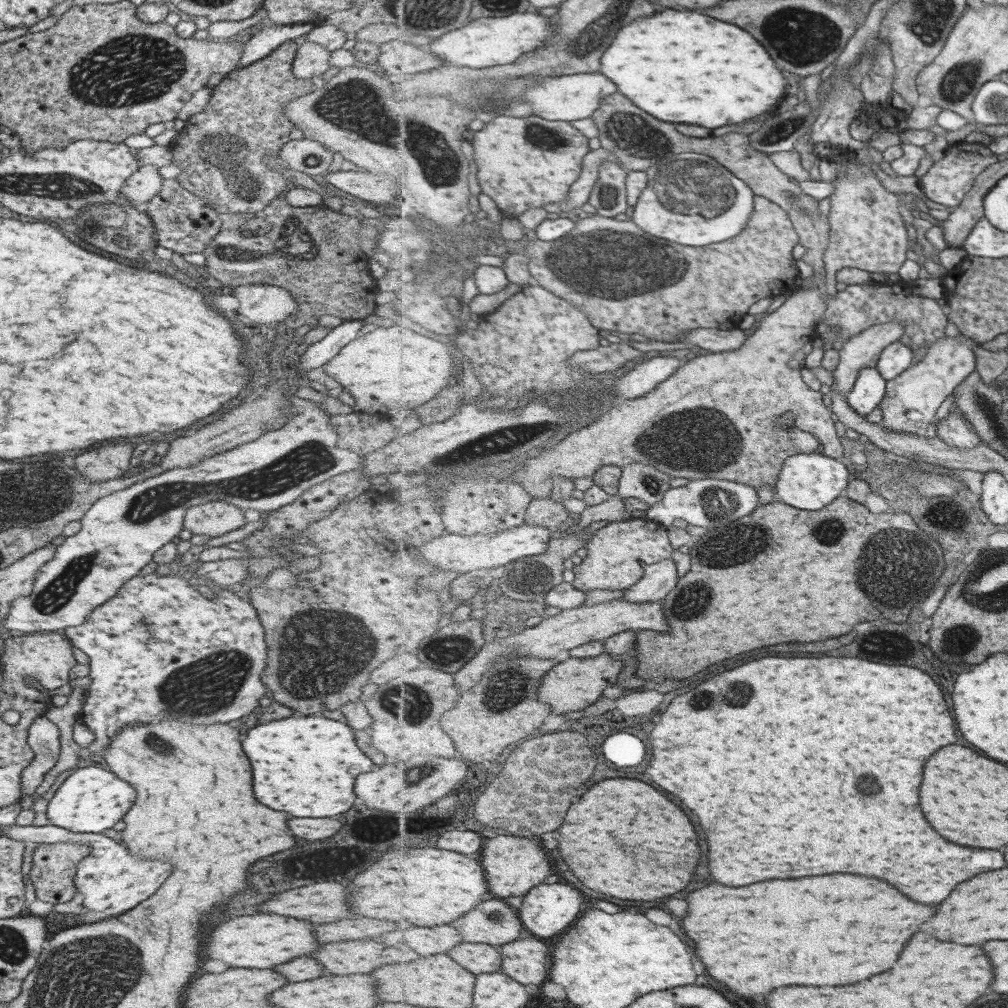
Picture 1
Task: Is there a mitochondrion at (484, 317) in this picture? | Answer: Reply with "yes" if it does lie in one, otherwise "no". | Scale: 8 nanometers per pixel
no

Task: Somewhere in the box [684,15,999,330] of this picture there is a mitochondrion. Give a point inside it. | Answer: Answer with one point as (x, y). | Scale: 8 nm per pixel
(959, 81)

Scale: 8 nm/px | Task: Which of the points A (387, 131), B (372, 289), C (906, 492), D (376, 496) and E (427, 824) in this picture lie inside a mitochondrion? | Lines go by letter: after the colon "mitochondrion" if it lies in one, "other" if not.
A: mitochondrion
B: other
C: other
D: other
E: other

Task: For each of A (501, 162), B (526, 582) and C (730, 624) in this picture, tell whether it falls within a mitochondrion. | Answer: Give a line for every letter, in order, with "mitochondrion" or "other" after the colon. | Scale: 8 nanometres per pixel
A: other
B: other
C: other

